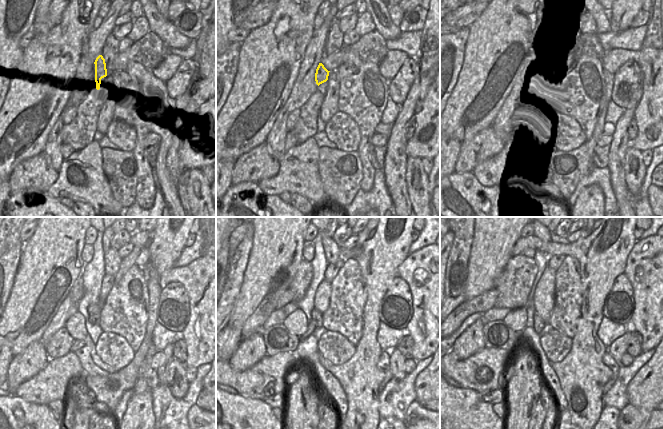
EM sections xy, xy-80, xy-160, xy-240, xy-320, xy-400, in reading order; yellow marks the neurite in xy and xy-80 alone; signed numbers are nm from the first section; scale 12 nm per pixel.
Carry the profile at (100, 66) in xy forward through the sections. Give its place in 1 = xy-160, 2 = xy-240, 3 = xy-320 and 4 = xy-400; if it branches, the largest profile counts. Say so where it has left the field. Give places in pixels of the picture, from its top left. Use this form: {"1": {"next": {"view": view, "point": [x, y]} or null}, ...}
{"1": {"next": {"view": "xy-160", "point": [541, 80]}}, "2": {"next": {"view": "xy-240", "point": [94, 310]}}, "3": {"next": {"view": "xy-320", "point": [317, 317]}}, "4": {"next": {"view": "xy-400", "point": [538, 324]}}}

